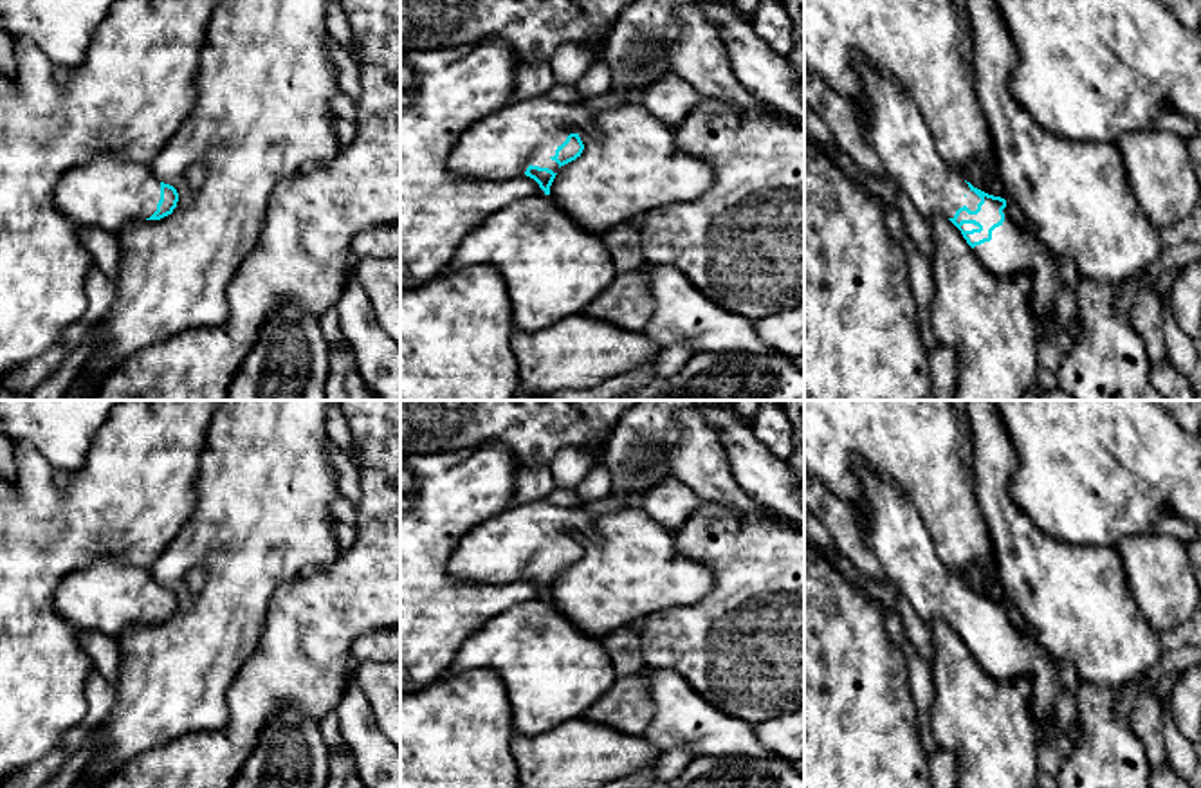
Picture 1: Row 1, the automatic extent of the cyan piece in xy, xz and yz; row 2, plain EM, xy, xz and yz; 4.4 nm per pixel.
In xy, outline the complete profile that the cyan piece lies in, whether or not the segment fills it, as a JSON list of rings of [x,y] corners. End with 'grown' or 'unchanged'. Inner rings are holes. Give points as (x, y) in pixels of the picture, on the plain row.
[[[114,555],[72,570],[58,586],[52,608],[78,633],[115,637],[137,624],[160,624],[173,617],[179,597],[159,586],[150,568]]]; grown

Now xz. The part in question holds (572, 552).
[[[548,499],[509,507],[456,545],[447,572],[458,582],[476,584],[527,579],[539,588],[539,599],[550,599],[559,572],[581,561],[579,537],[595,536],[597,518],[577,503],[559,507]]]; grown

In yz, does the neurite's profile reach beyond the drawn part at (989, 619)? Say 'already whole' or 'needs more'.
needs more

